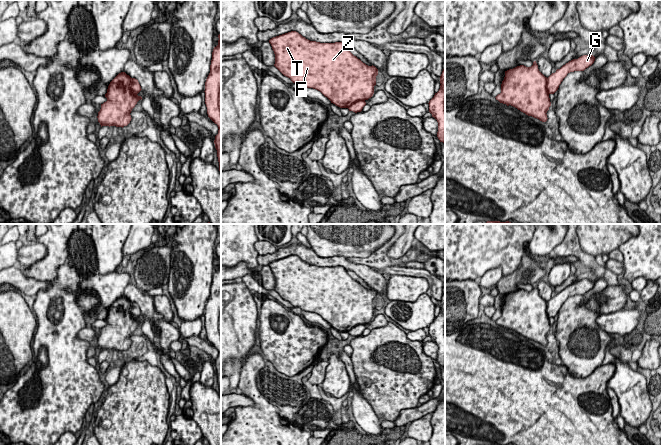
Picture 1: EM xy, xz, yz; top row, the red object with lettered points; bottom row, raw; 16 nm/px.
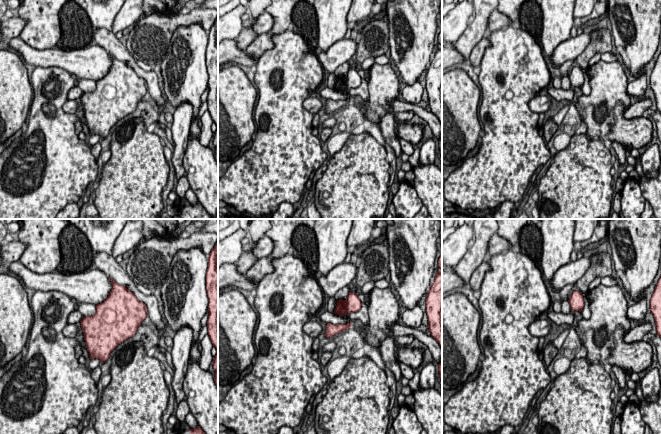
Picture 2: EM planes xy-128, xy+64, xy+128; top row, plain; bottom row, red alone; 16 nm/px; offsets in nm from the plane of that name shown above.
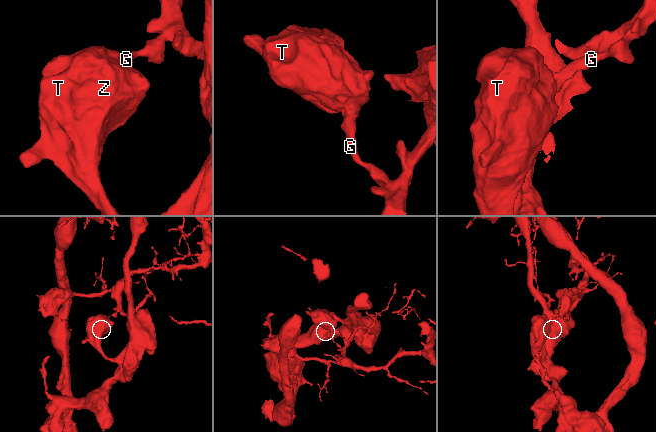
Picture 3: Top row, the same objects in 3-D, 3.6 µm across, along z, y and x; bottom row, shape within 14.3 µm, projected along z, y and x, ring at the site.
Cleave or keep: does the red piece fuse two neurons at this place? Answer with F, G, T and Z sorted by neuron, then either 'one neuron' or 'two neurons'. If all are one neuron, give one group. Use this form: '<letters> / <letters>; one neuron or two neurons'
F G T Z; one neuron

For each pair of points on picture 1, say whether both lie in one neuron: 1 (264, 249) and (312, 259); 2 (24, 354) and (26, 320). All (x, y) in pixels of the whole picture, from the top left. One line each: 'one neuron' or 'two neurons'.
1: two neurons
2: one neuron

